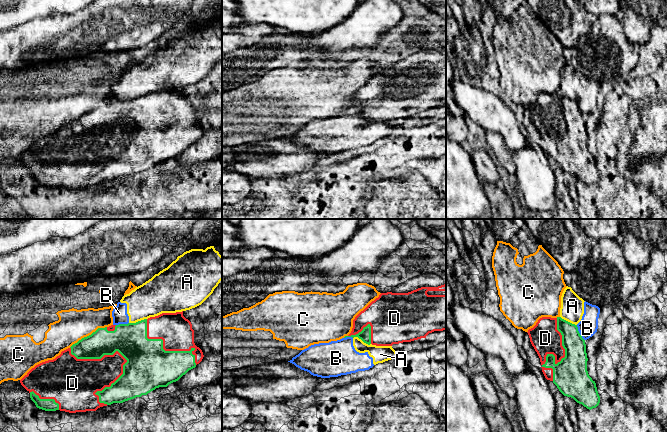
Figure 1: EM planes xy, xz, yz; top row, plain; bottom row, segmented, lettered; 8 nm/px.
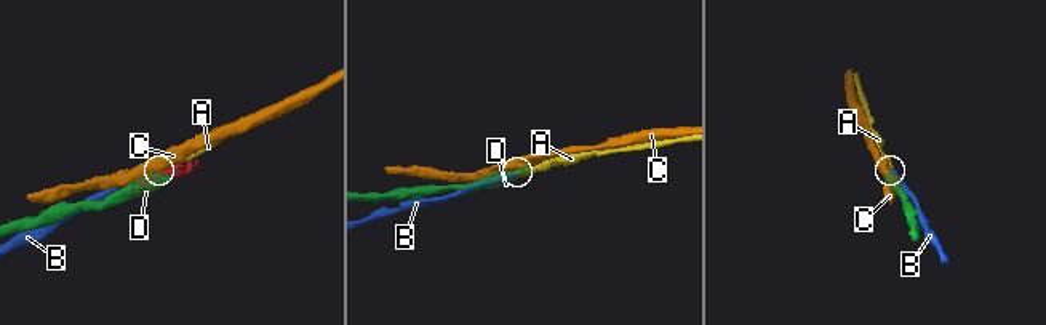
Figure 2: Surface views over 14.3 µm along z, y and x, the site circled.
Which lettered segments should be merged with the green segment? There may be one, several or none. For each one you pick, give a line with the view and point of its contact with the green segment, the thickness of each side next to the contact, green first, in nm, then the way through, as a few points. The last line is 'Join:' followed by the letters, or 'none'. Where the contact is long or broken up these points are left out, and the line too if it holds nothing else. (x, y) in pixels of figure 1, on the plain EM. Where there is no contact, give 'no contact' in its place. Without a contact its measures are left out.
D: meets green in xy at (124, 133); 360 nm thick on the green side, 240 nm on the other
Join: D

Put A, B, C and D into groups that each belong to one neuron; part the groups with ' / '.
A B / C / D

